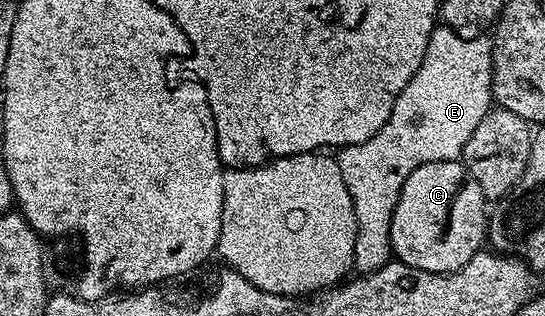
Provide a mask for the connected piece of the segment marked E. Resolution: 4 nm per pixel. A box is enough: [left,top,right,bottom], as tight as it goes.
[336,28,493,274]

